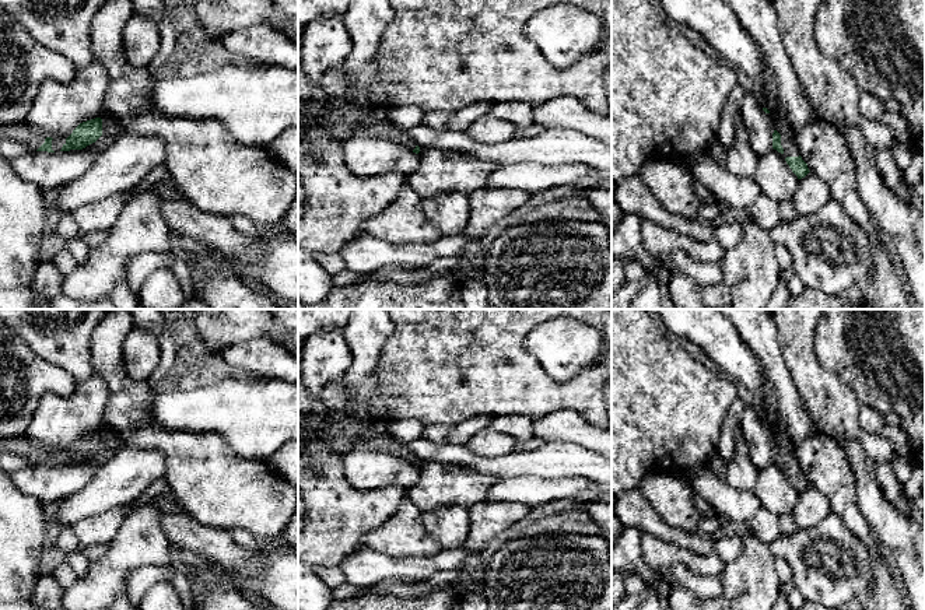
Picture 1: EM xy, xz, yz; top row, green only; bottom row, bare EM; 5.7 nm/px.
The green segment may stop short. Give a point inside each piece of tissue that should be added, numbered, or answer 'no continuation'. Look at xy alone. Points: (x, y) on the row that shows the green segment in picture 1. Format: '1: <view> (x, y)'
1: xy (58, 143)

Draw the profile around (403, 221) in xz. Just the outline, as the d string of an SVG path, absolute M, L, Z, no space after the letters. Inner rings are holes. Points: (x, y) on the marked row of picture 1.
M407 182L382 213L362 222L362 231L393 245L430 245L441 238L425 217L423 199Z

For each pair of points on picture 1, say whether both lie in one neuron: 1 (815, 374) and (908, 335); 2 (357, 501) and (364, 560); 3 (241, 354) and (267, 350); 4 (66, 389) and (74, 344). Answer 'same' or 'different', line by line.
1: different
2: different
3: same
4: different

